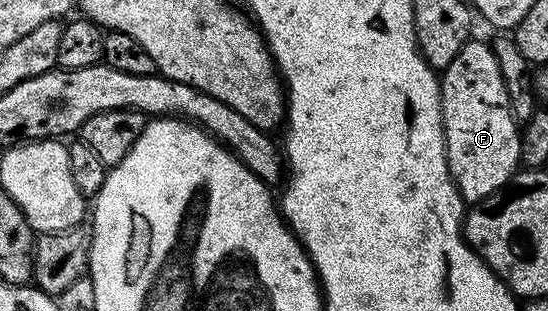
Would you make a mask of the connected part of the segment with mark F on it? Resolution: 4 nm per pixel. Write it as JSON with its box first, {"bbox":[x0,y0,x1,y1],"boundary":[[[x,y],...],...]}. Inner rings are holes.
{"bbox":[439,39,521,202],"boundary":[[[468,39],[461,51],[457,51],[457,59],[442,70],[439,102],[443,112],[443,138],[447,144],[447,166],[451,178],[463,196],[464,202],[483,201],[502,189],[515,176],[521,165],[521,129],[511,114],[509,95],[505,91],[505,83],[501,79],[501,67],[497,67],[497,55],[490,44]]]}

